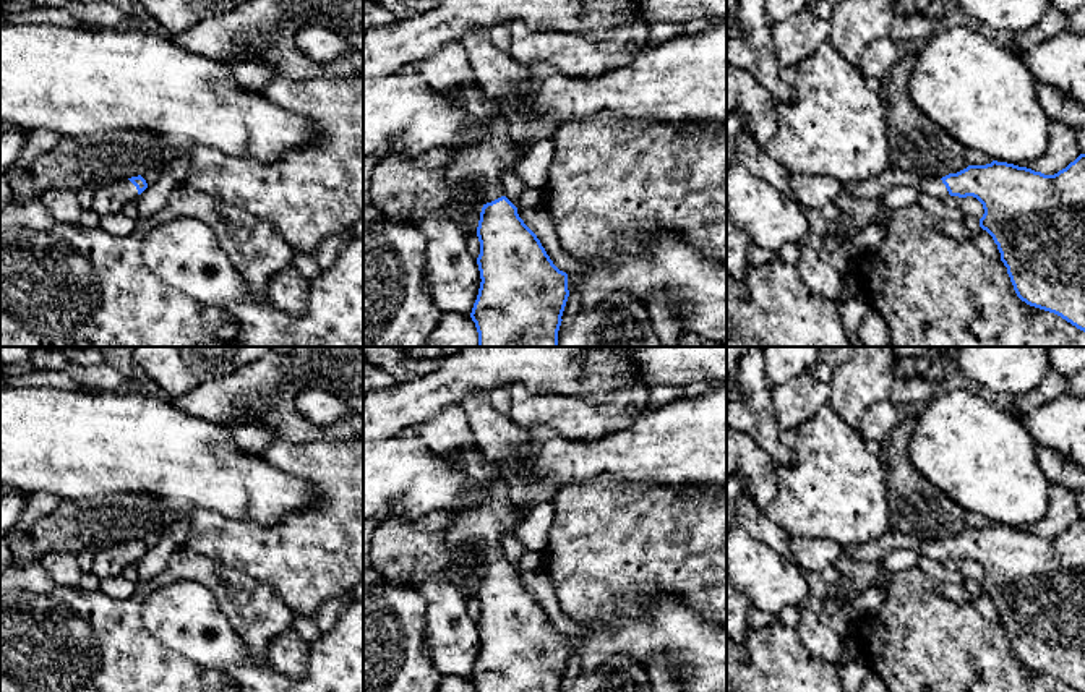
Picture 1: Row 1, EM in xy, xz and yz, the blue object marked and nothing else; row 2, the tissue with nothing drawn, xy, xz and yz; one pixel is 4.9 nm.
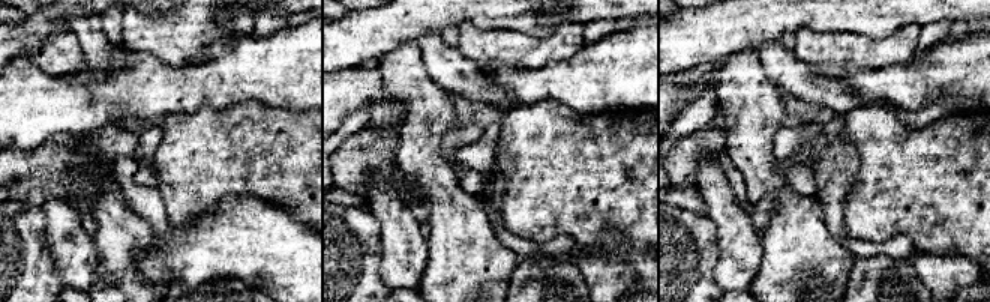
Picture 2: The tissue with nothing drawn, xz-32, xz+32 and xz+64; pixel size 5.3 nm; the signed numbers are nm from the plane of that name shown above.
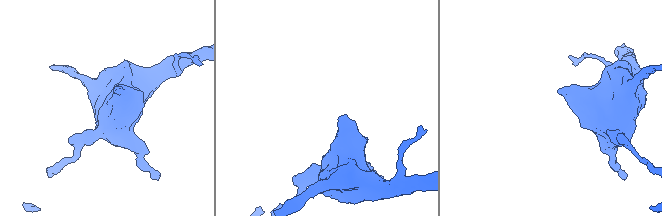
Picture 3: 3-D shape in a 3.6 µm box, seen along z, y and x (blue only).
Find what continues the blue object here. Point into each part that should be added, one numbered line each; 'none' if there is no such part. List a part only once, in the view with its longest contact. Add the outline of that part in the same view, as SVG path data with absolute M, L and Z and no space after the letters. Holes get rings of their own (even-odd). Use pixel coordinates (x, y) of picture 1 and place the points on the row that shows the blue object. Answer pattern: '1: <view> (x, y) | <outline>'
1: xz (479, 166) | M443 45L423 63L415 65L415 73L440 96L462 102L470 123L490 126L483 139L451 147L449 182L467 186L474 201L480 204L504 196L501 177L517 165L522 152L511 141L504 117L477 86L464 45Z

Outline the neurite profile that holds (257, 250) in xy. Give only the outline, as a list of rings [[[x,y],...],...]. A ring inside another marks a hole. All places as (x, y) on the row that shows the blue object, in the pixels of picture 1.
[[[185,182],[175,185],[152,219],[138,217],[133,233],[127,237],[110,235],[101,225],[54,220],[41,198],[23,203],[13,199],[0,211],[0,347],[76,347],[79,340],[92,347],[227,347],[237,340],[238,323],[232,314],[170,287],[144,264],[144,235],[154,224],[180,217],[199,219],[211,227],[258,300],[266,298],[271,277],[294,261],[294,248],[271,224]]]

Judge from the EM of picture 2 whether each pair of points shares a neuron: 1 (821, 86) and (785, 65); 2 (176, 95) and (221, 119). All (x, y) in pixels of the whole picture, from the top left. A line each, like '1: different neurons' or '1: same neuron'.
1: same neuron
2: different neurons

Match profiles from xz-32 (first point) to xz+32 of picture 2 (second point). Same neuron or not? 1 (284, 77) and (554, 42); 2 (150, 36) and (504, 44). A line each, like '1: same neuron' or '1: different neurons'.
1: different neurons
2: same neuron

